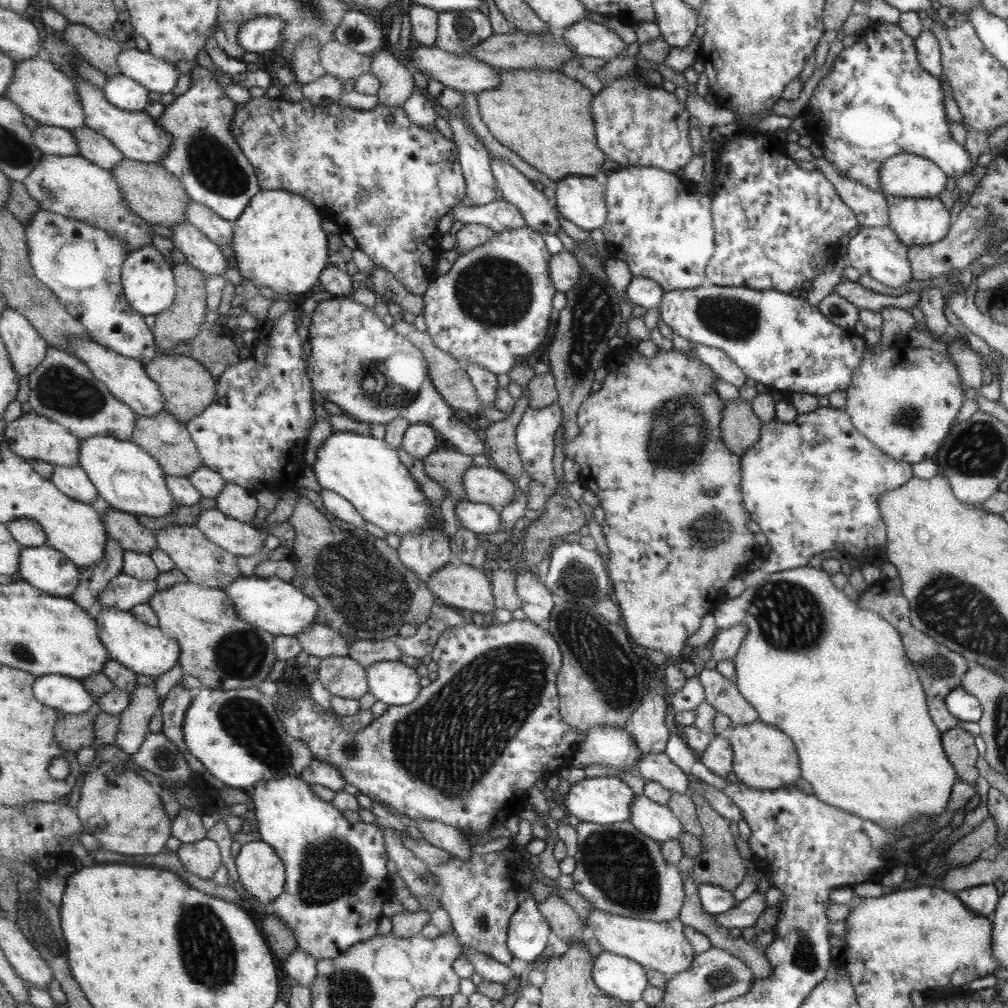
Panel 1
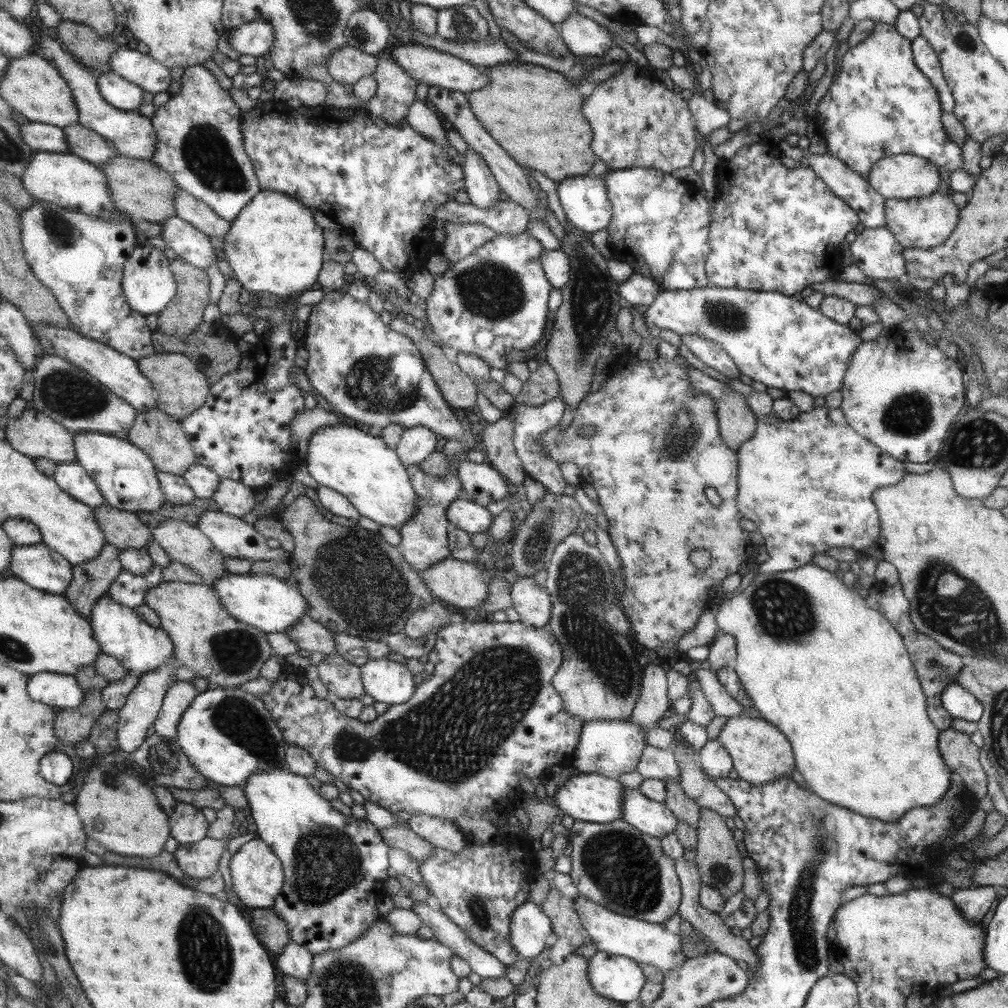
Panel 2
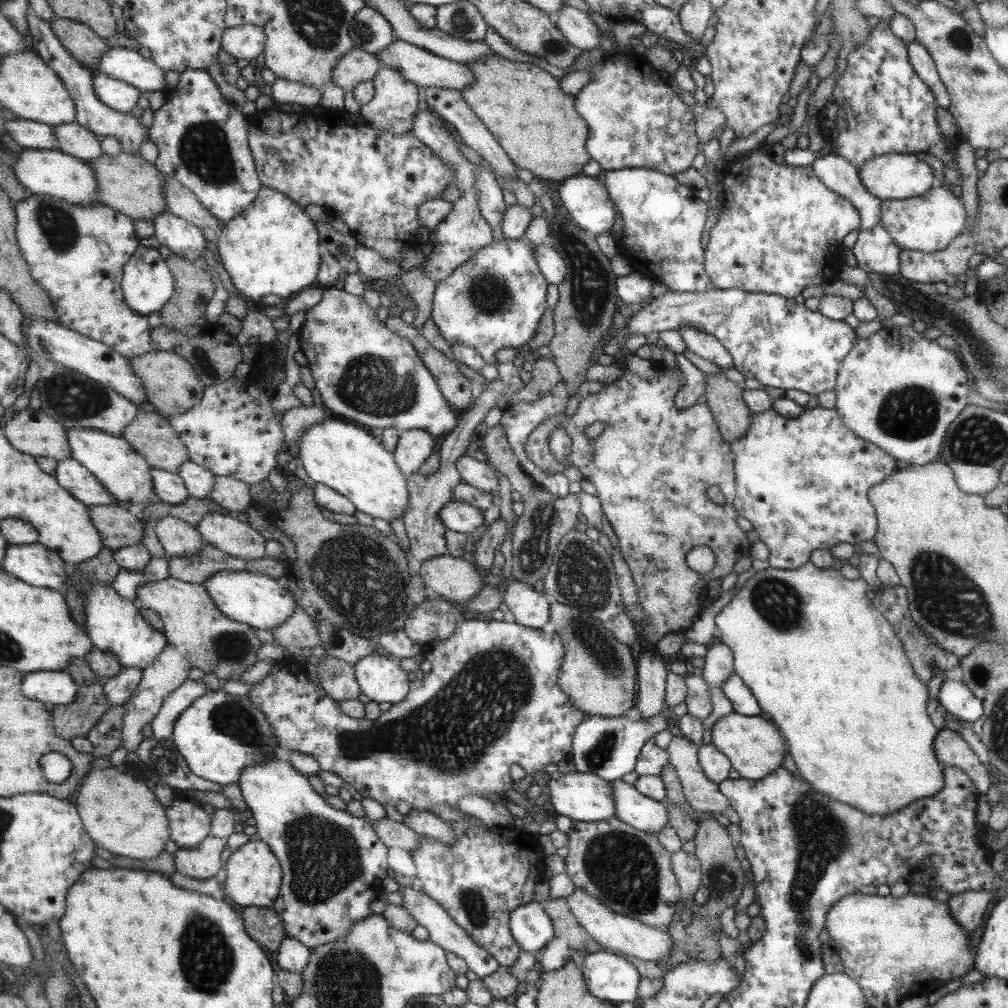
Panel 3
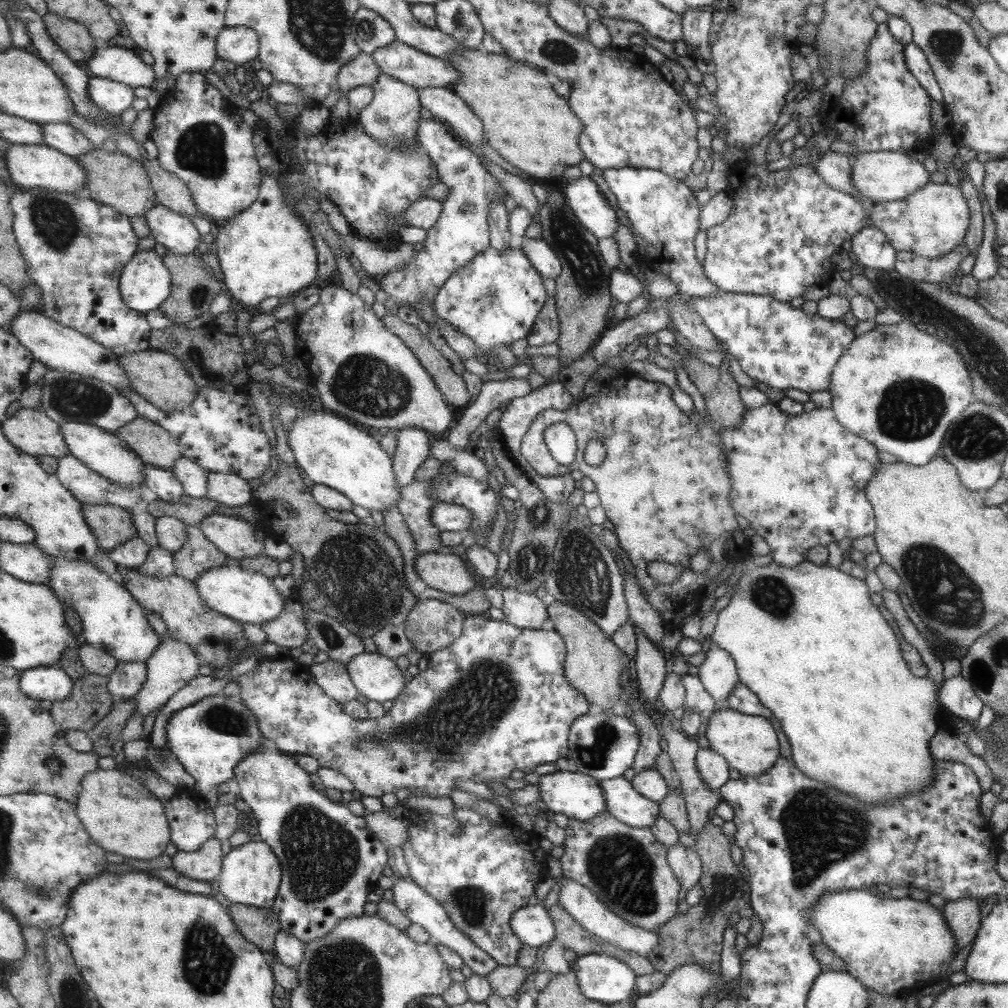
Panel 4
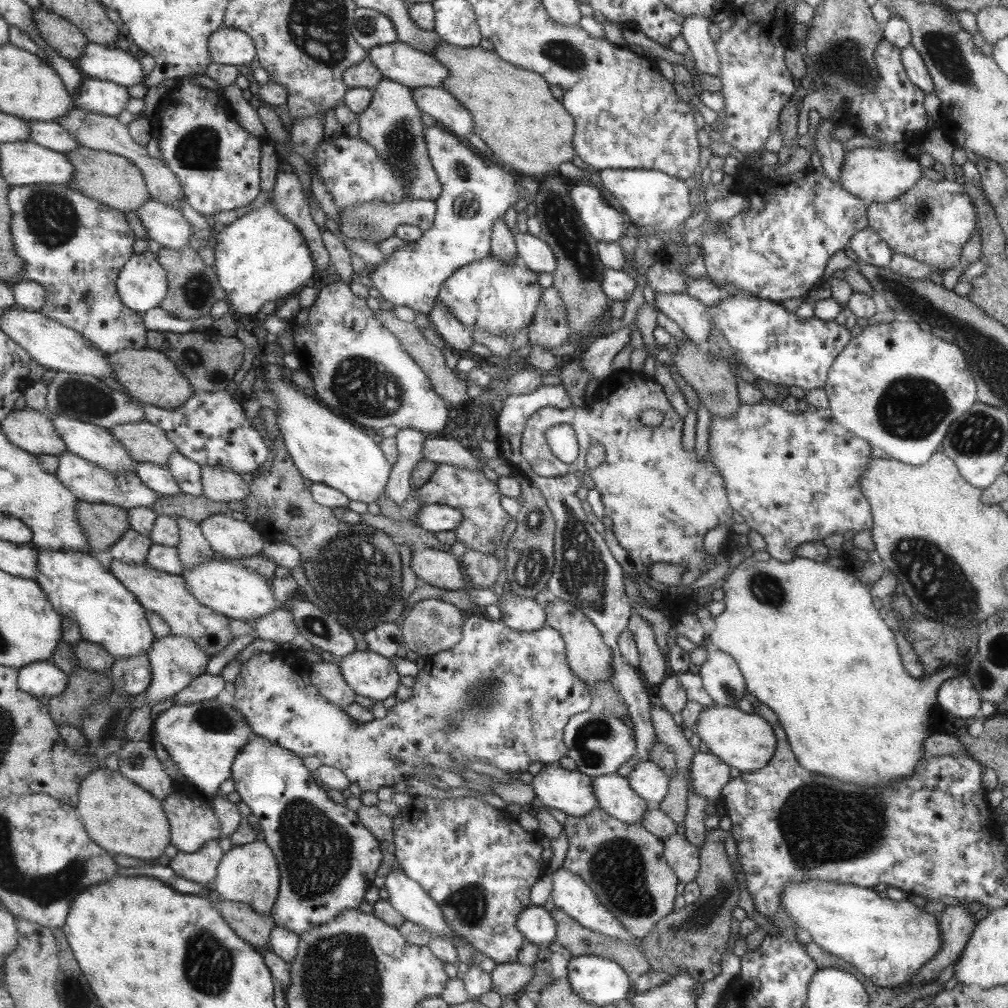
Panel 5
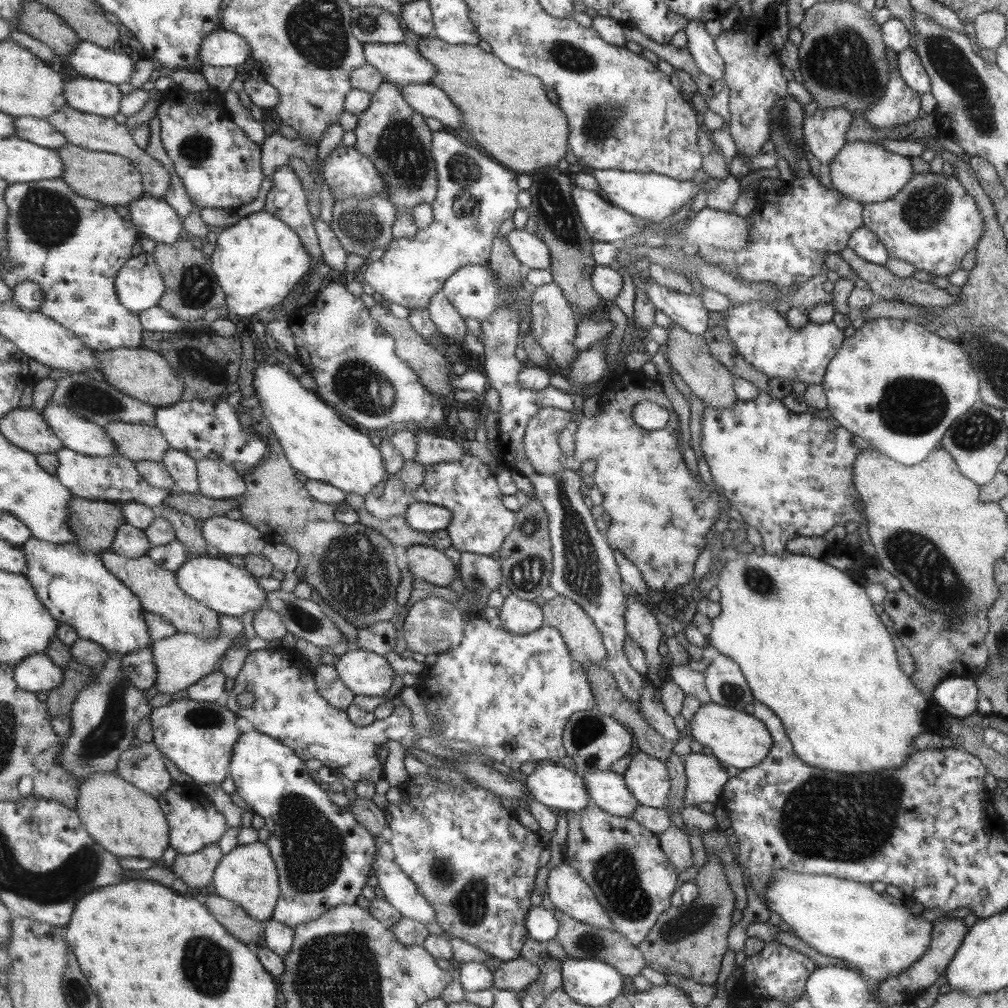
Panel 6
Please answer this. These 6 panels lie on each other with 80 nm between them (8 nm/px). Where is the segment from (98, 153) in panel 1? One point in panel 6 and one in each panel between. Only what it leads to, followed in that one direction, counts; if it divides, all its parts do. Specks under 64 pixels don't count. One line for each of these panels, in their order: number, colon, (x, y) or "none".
2: (90, 145)
3: (73, 138)
4: (62, 136)
5: (52, 135)
6: (39, 130)

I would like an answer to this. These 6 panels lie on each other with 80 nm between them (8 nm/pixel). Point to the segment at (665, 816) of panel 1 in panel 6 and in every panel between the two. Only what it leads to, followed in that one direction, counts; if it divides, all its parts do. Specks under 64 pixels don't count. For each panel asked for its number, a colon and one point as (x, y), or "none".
2: (654, 819)
3: (645, 814)
4: (622, 801)
5: (615, 796)
6: (607, 790)

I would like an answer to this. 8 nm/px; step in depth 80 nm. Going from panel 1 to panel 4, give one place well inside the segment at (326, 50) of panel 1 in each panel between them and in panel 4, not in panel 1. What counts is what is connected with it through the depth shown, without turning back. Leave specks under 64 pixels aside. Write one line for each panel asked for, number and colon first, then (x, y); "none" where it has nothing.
2: (347, 65)
3: (357, 66)
4: (362, 70)

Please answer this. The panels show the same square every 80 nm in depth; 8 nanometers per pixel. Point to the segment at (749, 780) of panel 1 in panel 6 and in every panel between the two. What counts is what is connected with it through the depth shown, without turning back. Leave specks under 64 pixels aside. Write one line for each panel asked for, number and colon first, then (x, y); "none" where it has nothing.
2: (761, 753)
3: (754, 746)
4: (749, 744)
5: (744, 741)
6: (738, 739)

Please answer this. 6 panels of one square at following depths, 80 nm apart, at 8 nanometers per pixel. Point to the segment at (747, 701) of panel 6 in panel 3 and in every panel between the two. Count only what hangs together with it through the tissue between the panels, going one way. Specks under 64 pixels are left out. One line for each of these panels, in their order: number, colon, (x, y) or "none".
3: (718, 664)
4: (717, 672)
5: (721, 678)

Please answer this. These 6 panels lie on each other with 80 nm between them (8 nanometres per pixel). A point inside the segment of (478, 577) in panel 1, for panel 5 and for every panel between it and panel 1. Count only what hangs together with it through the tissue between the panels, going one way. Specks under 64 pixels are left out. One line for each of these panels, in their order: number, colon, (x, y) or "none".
2: (452, 581)
3: (455, 580)
4: (445, 572)
5: (436, 568)

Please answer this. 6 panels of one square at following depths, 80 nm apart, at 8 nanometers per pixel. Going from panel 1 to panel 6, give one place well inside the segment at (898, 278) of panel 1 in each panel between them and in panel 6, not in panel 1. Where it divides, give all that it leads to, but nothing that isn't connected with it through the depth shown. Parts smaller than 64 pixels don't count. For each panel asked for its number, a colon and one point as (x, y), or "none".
2: (875, 251)
3: (875, 252)
4: (870, 246)
5: (869, 247)
6: (865, 244)

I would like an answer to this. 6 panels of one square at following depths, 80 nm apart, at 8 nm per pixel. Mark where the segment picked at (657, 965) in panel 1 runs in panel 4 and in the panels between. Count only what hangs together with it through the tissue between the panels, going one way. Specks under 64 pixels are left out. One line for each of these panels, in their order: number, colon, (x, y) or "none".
2: (658, 945)
3: (620, 934)
4: (581, 903)

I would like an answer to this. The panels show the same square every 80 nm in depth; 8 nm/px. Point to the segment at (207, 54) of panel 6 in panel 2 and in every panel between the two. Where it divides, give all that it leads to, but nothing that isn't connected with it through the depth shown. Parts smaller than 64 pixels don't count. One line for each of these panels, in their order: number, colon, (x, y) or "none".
2: (255, 39)
3: (247, 42)
4: (239, 45)
5: (230, 46)

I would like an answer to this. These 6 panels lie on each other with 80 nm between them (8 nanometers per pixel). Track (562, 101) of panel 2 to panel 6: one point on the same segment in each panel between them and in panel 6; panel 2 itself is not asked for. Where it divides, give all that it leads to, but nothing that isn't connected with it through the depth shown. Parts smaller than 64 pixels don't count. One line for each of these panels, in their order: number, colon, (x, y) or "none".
3: (522, 107)
4: (523, 120)
5: (512, 111)
6: (505, 111)

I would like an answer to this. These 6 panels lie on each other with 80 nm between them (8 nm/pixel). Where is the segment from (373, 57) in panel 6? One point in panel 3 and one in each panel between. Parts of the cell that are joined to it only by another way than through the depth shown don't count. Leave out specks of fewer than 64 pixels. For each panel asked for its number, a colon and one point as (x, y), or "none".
3: (424, 69)
4: (410, 66)
5: (398, 62)

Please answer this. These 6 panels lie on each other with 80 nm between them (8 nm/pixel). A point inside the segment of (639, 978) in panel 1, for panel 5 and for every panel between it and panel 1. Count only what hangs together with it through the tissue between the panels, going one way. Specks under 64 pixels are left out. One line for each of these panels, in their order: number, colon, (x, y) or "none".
2: (618, 978)
3: (610, 977)
4: (602, 978)
5: (597, 980)

